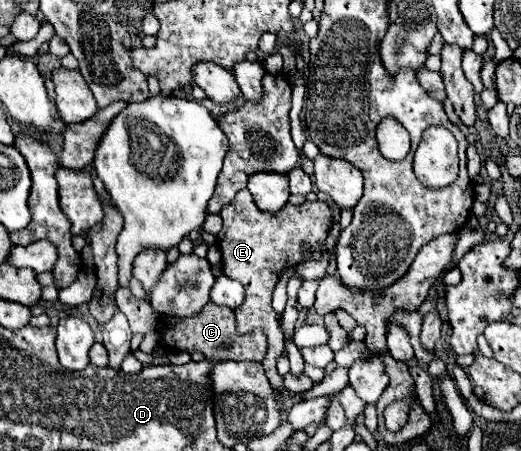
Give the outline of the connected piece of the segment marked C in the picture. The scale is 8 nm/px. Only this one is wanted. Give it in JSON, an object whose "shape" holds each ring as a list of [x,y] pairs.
{"shape":[[[212,301],[192,317],[166,317],[164,329],[160,333],[160,341],[166,347],[174,347],[178,351],[200,351],[210,361],[262,361],[267,351],[267,337],[262,329],[251,331],[245,335],[236,333],[236,319],[230,307],[214,305]]]}

